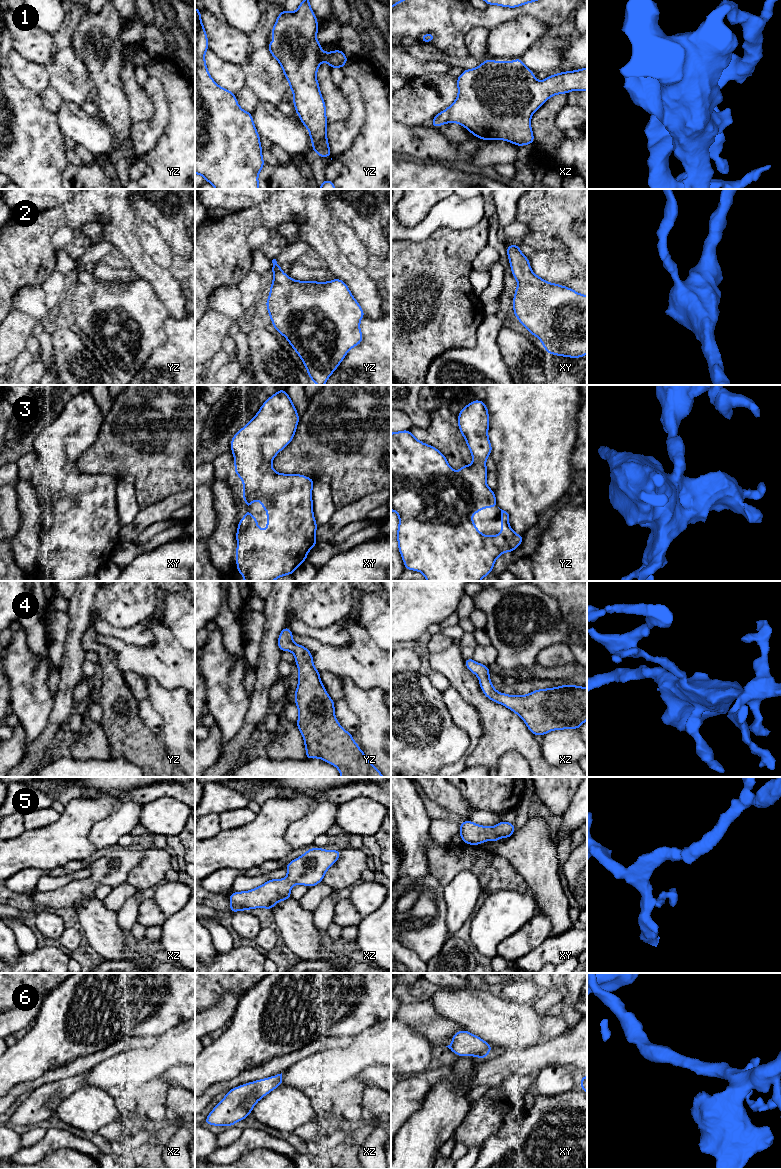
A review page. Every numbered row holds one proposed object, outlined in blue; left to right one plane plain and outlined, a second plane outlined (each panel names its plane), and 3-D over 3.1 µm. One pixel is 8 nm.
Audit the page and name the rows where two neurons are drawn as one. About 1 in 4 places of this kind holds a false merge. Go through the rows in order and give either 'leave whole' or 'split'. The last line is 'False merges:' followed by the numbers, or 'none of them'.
1: leave whole
2: leave whole
3: leave whole
4: leave whole
5: leave whole
6: leave whole
False merges: none of them

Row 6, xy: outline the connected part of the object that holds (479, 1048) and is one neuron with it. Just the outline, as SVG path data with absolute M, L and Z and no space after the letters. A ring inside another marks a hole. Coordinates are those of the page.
M467 1030L456 1032L452 1037L451 1044L446 1047L460 1057L466 1055L481 1059L485 1059L493 1048L489 1043Z

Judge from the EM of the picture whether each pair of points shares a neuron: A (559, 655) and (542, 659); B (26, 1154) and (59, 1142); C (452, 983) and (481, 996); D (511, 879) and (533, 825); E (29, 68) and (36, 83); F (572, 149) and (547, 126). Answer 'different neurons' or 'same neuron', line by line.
A: same neuron
B: same neuron
C: different neurons
D: different neurons
E: same neuron
F: different neurons

